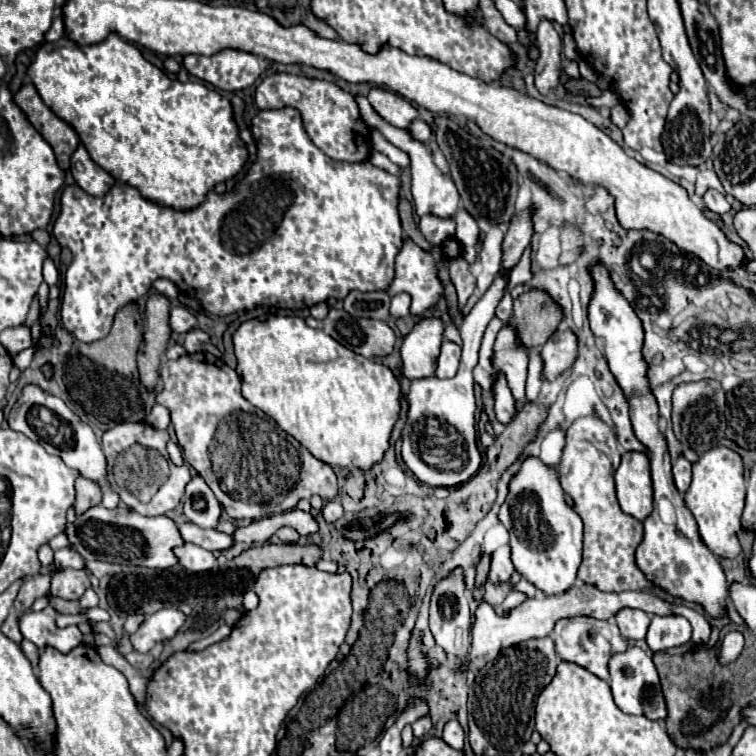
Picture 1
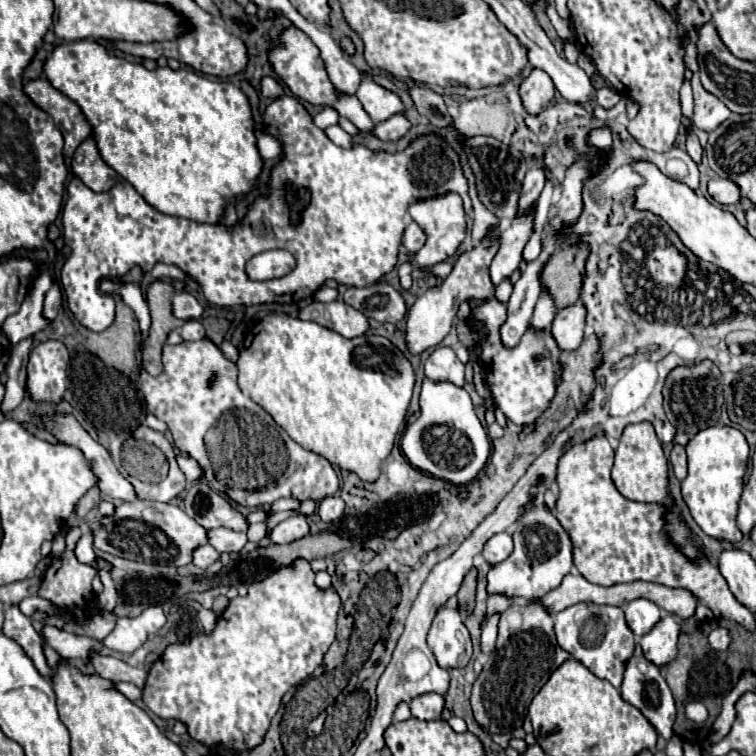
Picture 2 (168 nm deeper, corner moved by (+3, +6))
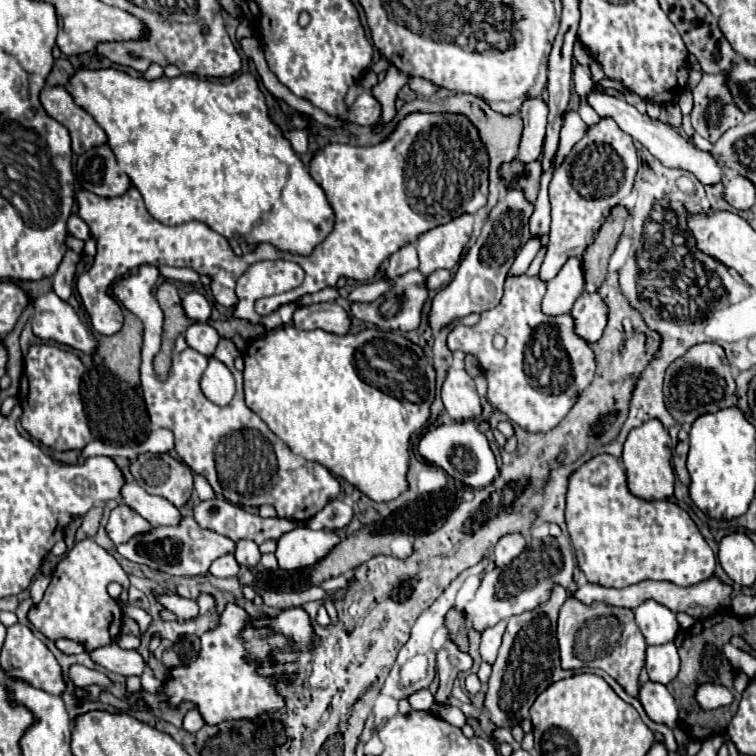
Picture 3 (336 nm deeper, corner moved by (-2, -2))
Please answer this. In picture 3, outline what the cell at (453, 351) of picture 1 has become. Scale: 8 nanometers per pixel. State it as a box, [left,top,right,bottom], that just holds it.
[441,368,483,422]

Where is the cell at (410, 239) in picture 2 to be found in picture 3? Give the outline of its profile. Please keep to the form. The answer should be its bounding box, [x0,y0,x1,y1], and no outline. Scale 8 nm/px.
[383,244,419,280]

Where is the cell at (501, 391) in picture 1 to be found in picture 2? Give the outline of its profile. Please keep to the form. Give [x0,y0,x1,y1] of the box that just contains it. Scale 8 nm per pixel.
[472,298,560,424]

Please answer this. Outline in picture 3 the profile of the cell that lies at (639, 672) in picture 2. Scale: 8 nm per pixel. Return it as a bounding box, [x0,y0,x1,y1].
[639,682,677,728]

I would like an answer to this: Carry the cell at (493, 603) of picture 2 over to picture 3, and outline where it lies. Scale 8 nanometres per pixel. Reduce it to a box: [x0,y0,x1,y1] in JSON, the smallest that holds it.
[481,622,505,664]

